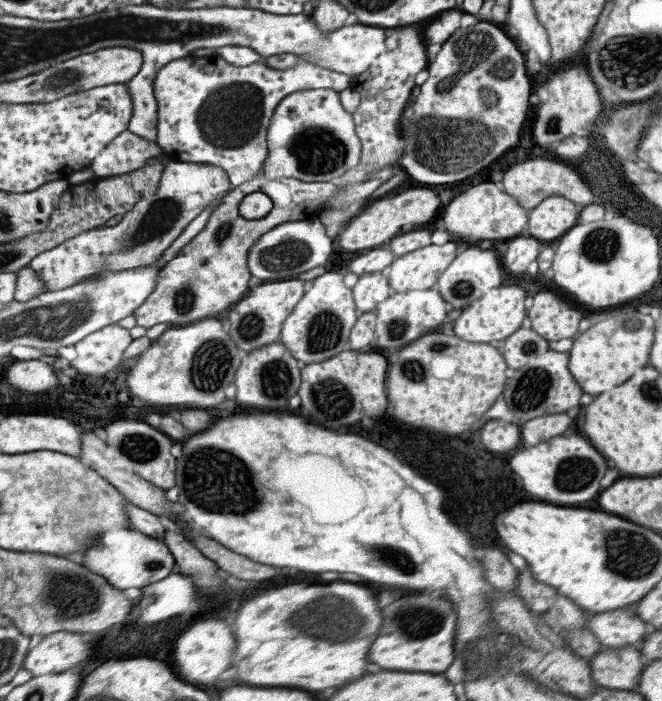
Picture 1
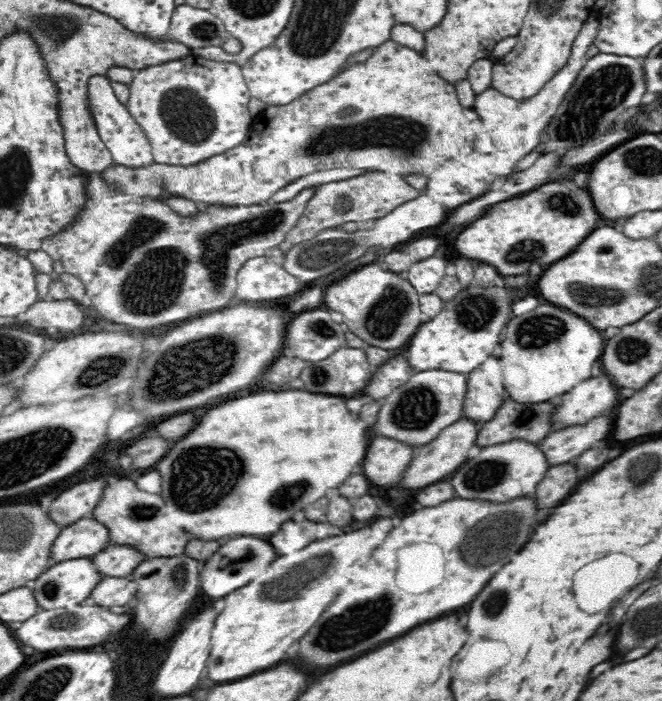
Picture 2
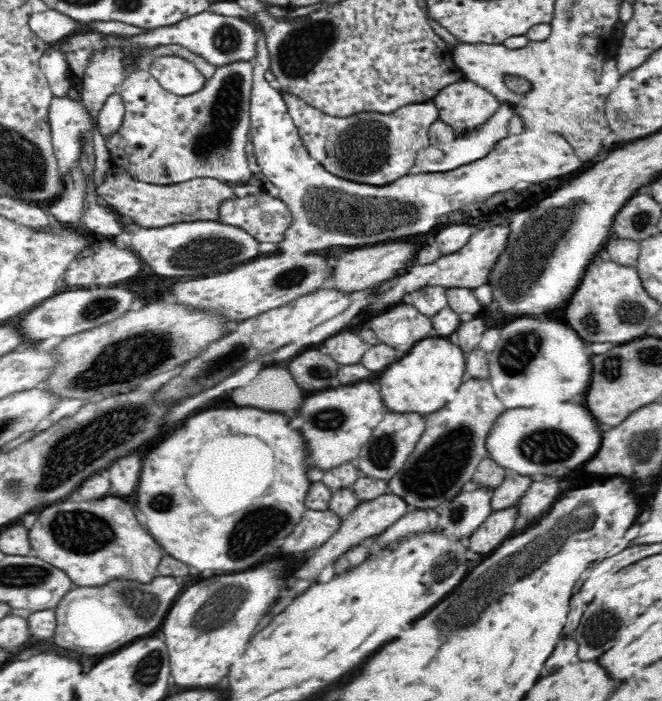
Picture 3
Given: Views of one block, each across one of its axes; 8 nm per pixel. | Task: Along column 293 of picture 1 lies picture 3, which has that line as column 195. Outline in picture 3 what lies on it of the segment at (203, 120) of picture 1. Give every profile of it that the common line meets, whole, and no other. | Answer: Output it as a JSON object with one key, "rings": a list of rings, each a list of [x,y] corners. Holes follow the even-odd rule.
{"rings":[[[158,56],[149,60],[147,69],[168,94],[181,97],[194,95],[207,82],[190,61],[180,56]]]}

